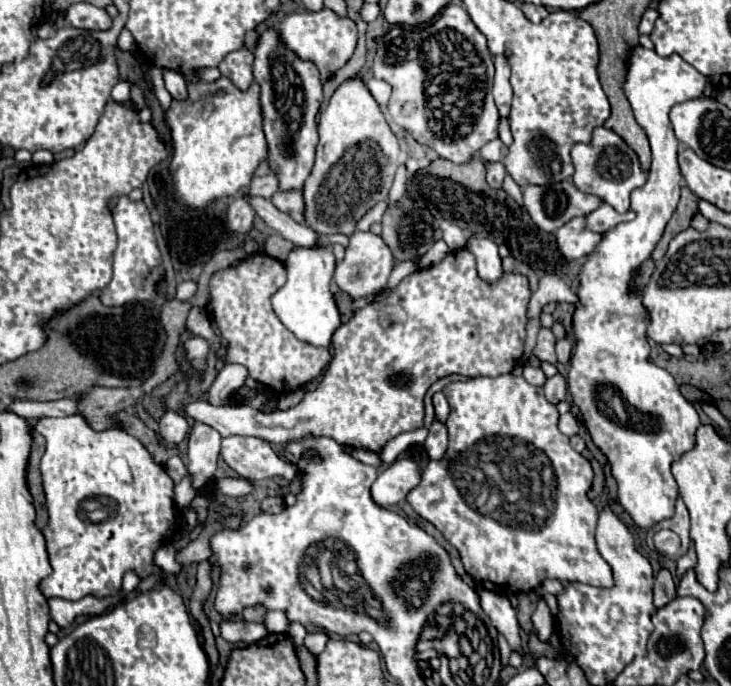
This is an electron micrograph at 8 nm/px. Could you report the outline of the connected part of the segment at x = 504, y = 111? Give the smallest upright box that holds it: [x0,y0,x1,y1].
[493,57,513,117]

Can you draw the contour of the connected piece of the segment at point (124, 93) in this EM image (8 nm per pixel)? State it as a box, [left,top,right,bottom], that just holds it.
[109,81,131,103]

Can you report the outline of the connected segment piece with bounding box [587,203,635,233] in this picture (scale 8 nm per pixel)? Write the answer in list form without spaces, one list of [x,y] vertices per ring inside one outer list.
[[[603,203],[599,209],[595,209],[593,213],[587,215],[587,227],[589,227],[591,231],[595,231],[595,233],[605,233],[607,229],[617,227],[617,225],[623,223],[623,221],[631,221],[633,217],[635,217],[633,211],[627,211],[627,213],[621,215],[621,213],[617,213],[611,205]]]

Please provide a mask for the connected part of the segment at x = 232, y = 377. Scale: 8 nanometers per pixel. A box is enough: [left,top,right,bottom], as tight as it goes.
[209,365,247,405]

